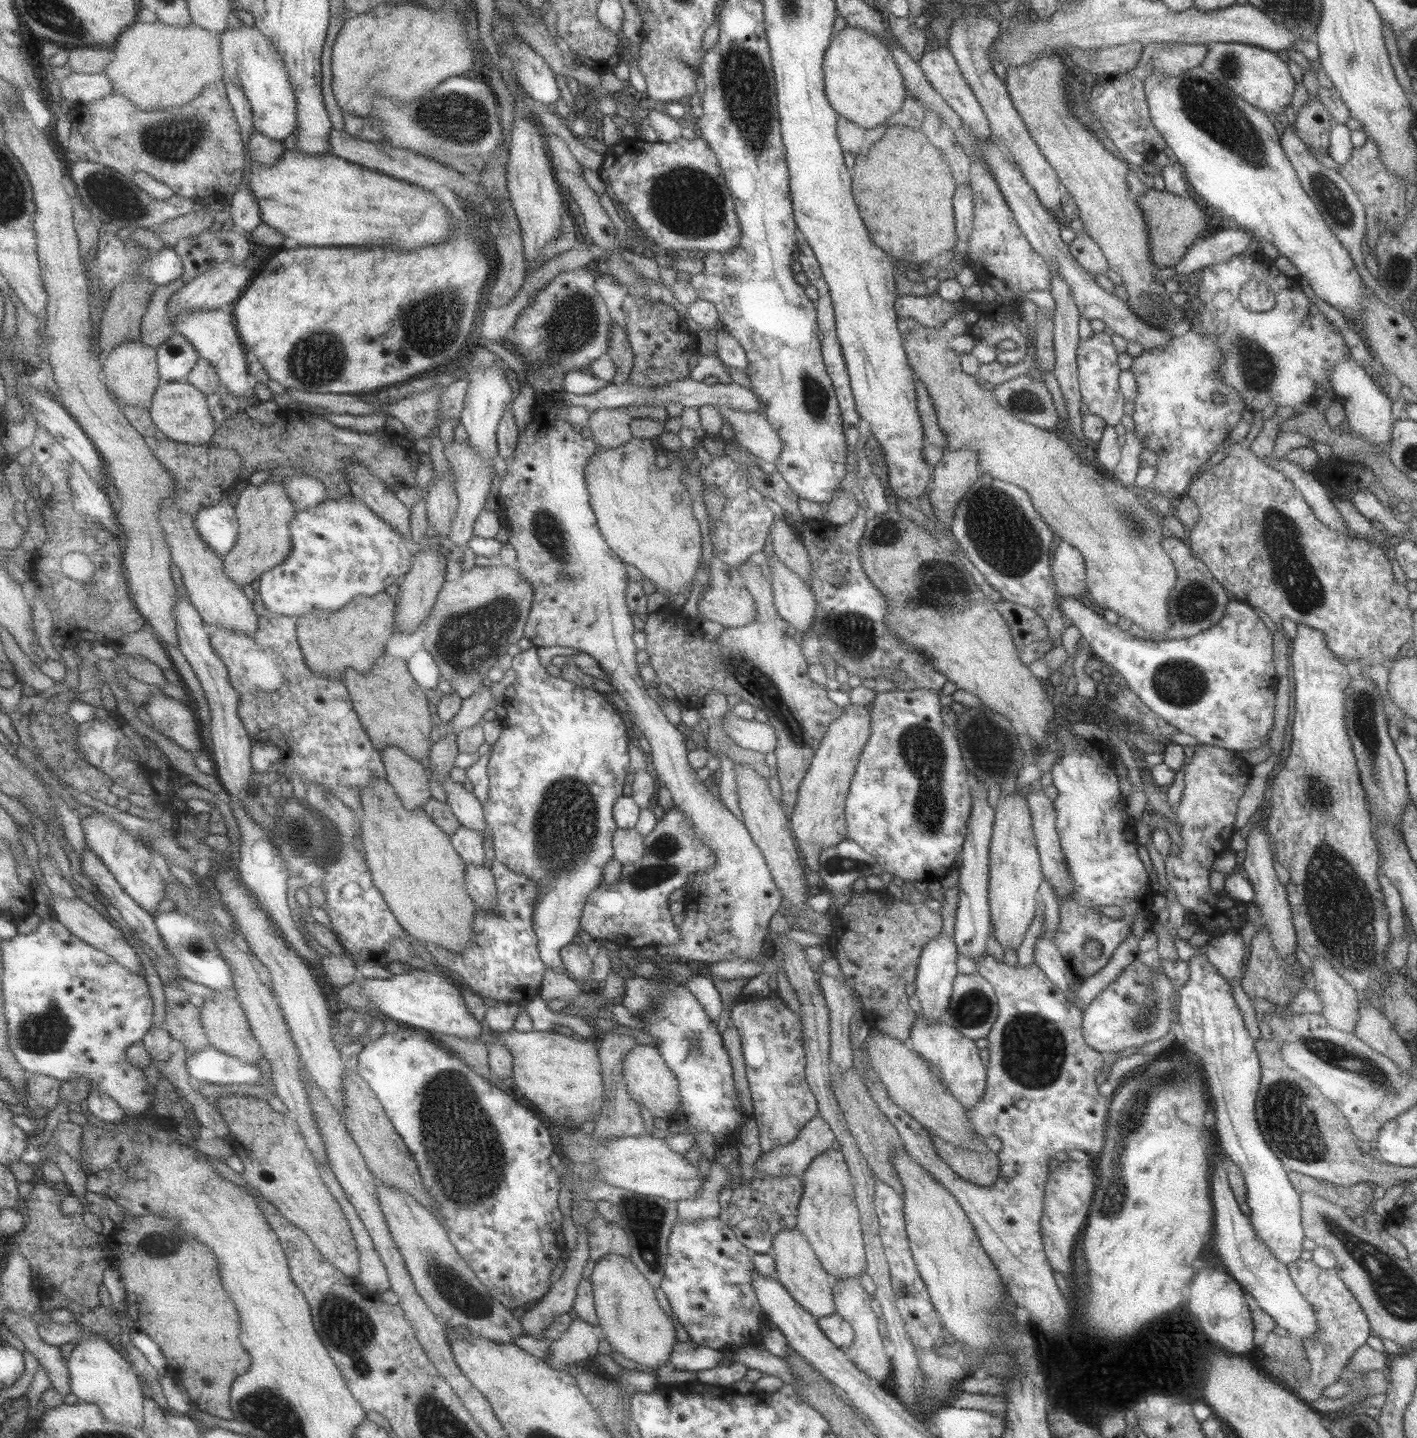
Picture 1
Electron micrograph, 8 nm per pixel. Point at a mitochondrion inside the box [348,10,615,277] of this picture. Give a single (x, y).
(462, 121)

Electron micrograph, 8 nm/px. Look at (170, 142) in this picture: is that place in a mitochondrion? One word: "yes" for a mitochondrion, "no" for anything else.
yes

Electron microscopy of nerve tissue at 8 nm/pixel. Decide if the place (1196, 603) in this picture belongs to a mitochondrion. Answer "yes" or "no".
yes

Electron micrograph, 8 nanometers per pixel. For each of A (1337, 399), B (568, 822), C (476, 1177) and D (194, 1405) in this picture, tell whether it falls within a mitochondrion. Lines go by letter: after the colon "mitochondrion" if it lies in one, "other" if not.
A: other
B: mitochondrion
C: mitochondrion
D: other

